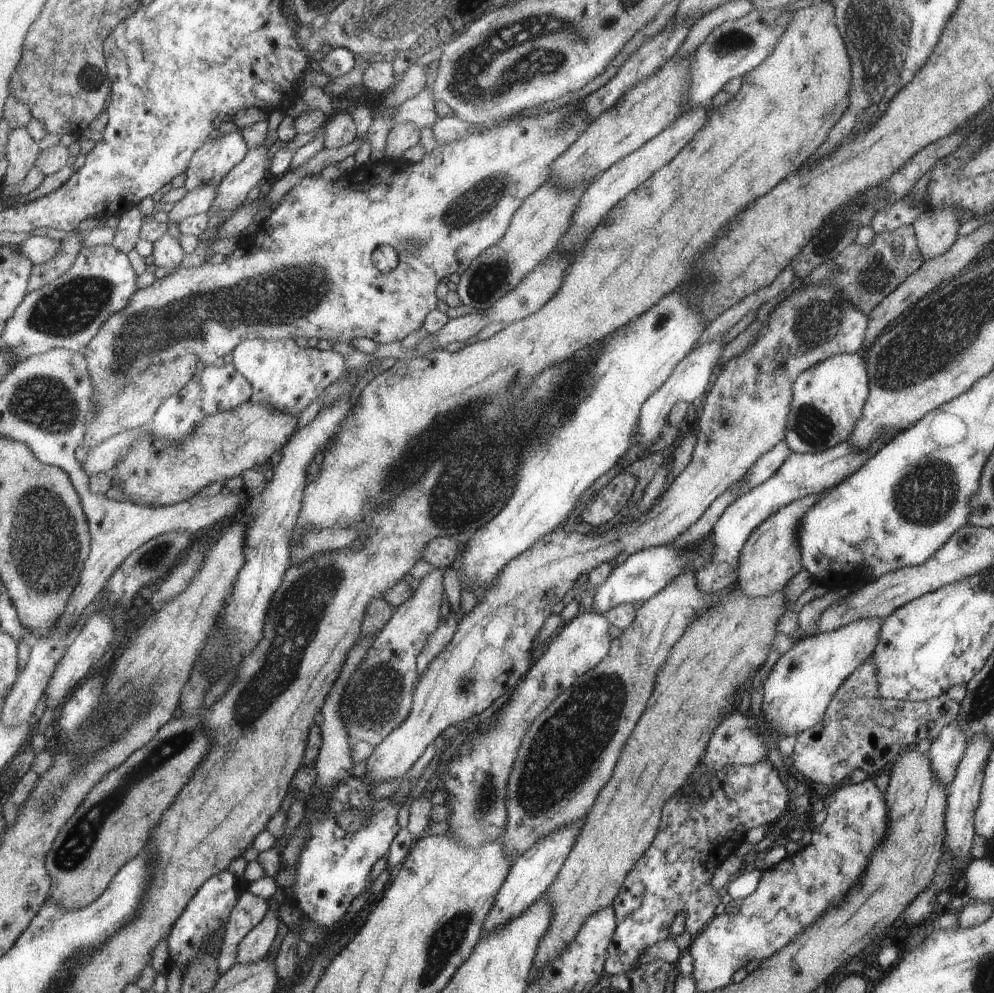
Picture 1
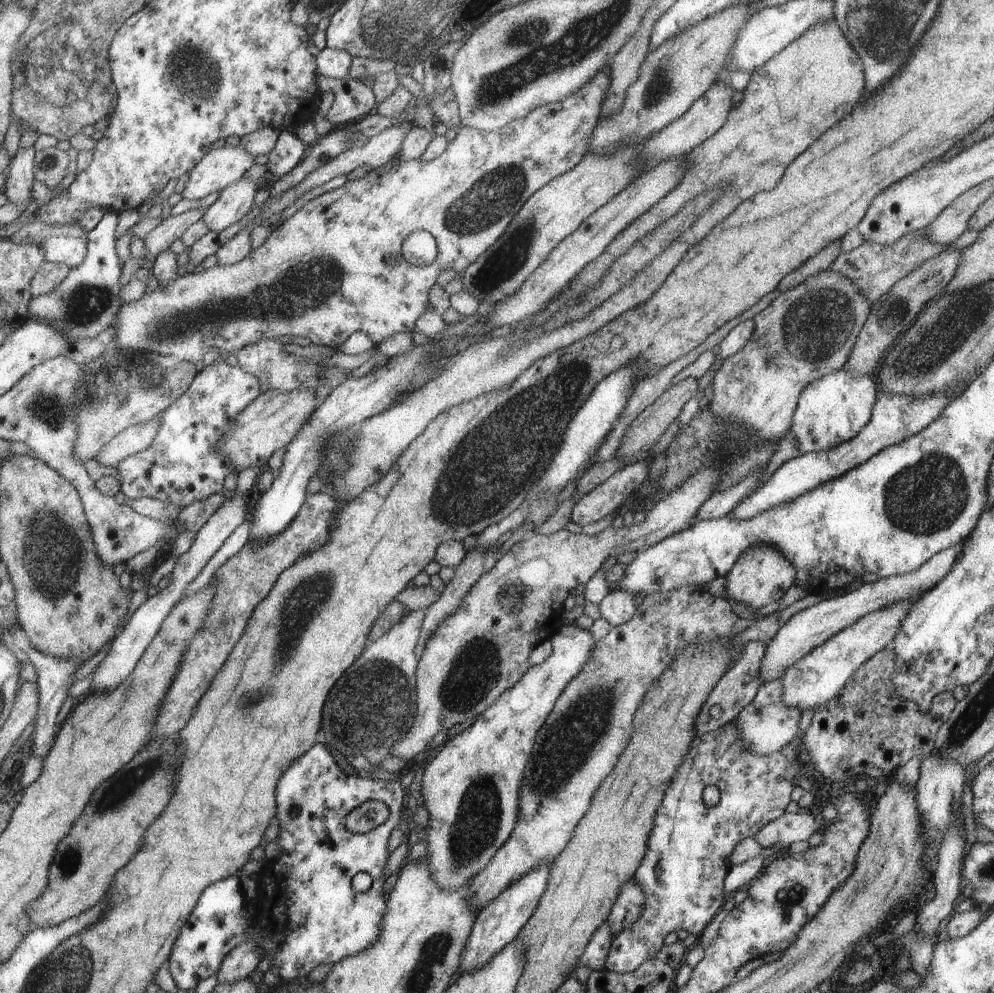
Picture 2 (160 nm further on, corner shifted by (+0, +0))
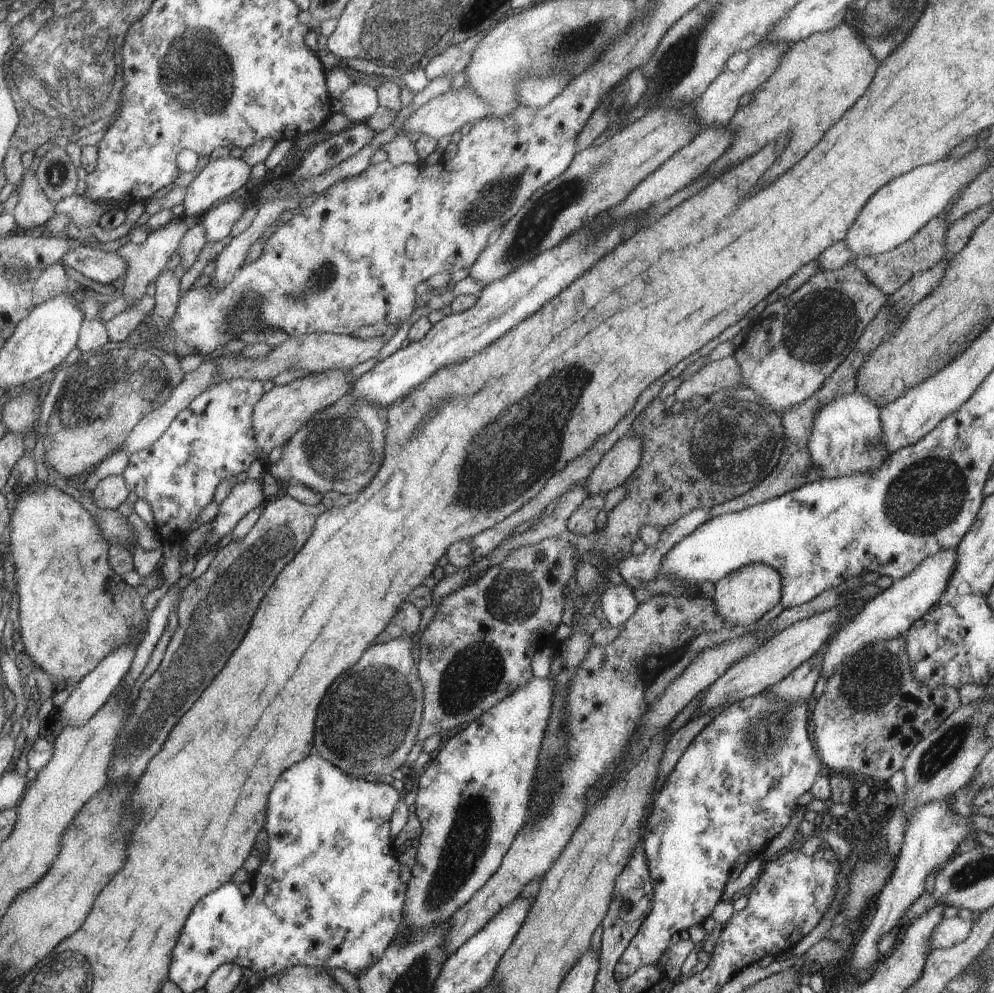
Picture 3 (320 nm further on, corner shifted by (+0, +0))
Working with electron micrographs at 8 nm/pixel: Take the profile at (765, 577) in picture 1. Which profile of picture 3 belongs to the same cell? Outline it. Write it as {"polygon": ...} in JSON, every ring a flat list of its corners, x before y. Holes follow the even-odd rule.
{"polygon":[[750,563,715,583,712,600,715,602,717,612,723,618,724,627,750,627,781,601,780,588,783,588,782,577,775,568,764,563]]}

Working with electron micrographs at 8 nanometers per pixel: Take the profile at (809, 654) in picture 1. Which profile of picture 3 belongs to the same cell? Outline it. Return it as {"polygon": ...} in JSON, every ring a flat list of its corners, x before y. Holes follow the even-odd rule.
{"polygon":[[955,548,944,549,927,556,919,566,904,578,893,580,892,585,884,589,881,594,865,602,863,609,838,632,835,639,826,644,827,649,821,662,821,675,831,677,843,662,866,645,878,639,886,640,904,636,928,612,944,594,955,571,957,552]]}

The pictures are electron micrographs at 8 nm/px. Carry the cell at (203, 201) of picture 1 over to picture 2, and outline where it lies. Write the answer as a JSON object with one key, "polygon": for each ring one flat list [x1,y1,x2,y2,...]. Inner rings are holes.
{"polygon":[[204,208,192,209,178,214,178,216,170,216,168,219,162,220,149,235,143,238,143,242,146,244,146,252,148,252,145,258,153,262,158,256,158,252,171,248,172,243,181,238,182,234,194,222,202,219,204,211]]}

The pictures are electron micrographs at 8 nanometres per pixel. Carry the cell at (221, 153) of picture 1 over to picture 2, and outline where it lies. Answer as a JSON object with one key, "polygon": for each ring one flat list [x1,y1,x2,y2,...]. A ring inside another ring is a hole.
{"polygon":[[225,144,208,152,199,164,189,172,186,188,182,191,182,197,188,200,200,200,214,192,234,184,251,168,255,157,246,152,242,146]]}

